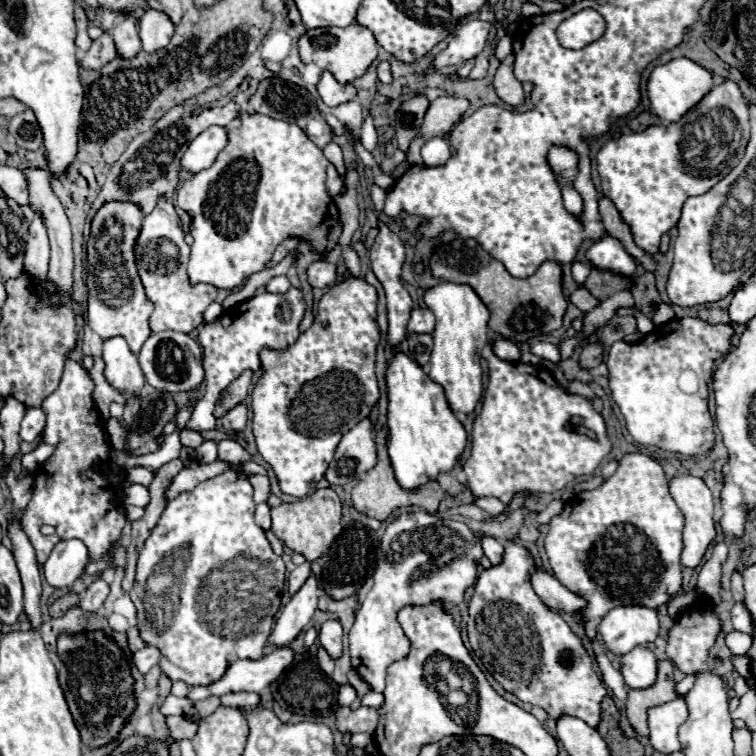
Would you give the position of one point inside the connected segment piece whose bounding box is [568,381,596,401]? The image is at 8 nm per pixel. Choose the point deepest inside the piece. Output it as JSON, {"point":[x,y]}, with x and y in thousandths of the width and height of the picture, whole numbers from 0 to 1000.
{"point":[762,512]}

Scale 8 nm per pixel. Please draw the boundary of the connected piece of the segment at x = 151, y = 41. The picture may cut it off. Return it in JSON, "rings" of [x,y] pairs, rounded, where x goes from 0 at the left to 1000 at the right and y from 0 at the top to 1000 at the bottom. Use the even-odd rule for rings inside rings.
{"rings":[[[196,12],[188,20],[185,52],[188,52],[188,65],[193,70],[201,73],[201,70],[217,65],[225,57],[228,46],[230,46],[230,33],[228,33],[228,28],[217,17]]]}

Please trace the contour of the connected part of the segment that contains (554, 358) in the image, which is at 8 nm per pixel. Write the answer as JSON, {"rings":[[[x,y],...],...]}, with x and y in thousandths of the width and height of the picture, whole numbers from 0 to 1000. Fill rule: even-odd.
{"rings":[[[714,451],[714,454],[704,456],[701,464],[704,464],[706,470],[722,475],[722,478],[730,478],[730,480],[738,480],[738,478],[741,478],[741,462],[738,462],[738,456],[733,456],[733,454],[720,454],[720,451]]]}

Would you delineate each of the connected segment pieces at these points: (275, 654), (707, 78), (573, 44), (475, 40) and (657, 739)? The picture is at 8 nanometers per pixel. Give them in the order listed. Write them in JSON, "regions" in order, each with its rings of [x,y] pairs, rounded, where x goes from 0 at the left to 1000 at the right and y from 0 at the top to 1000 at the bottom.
{"regions":[[[[373,856],[373,858],[357,861],[354,866],[349,866],[341,874],[331,874],[331,872],[310,874],[291,901],[280,903],[275,909],[257,909],[249,917],[249,925],[265,927],[265,925],[272,925],[275,919],[291,922],[304,914],[339,914],[339,917],[344,917],[347,911],[357,909],[360,903],[365,903],[376,893],[376,888],[386,881],[392,864],[394,864],[392,858]]],[[[889,78],[878,86],[868,86],[860,97],[854,123],[860,131],[862,149],[876,160],[897,160],[910,144],[915,144],[942,118],[942,99],[929,86],[913,78]]],[[[772,12],[738,36],[738,54],[751,65],[770,65],[799,46],[799,25],[791,15]]],[[[643,28],[614,30],[598,46],[598,52],[593,54],[593,62],[574,75],[571,91],[582,94],[582,91],[590,91],[590,89],[611,86],[619,78],[630,75],[640,65],[640,57],[646,52],[646,41],[648,41],[648,30],[643,30]]],[[[902,922],[884,927],[878,933],[868,933],[857,938],[857,962],[860,962],[860,985],[884,999],[899,993],[897,983],[897,962],[910,951],[910,935]]]]}

